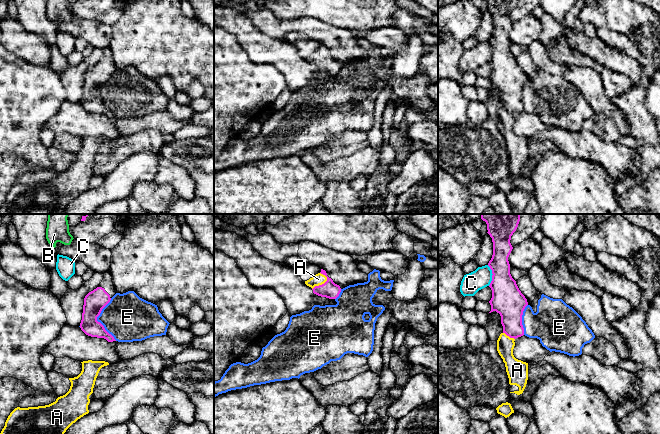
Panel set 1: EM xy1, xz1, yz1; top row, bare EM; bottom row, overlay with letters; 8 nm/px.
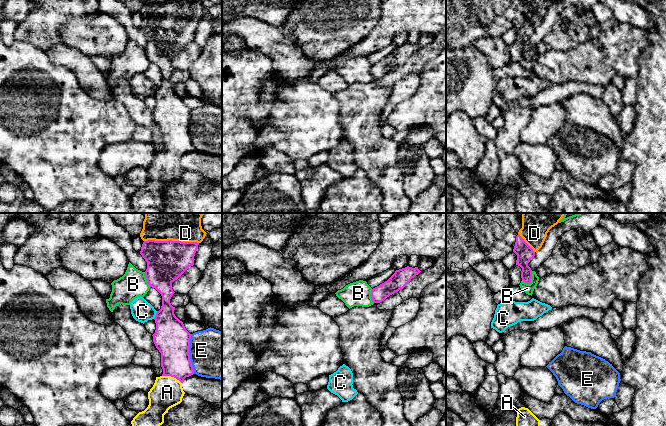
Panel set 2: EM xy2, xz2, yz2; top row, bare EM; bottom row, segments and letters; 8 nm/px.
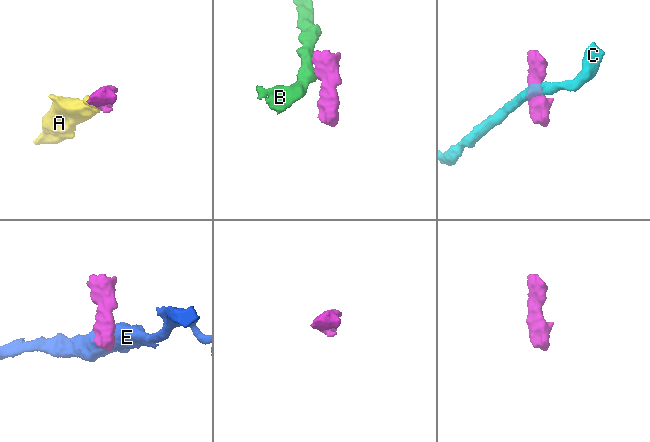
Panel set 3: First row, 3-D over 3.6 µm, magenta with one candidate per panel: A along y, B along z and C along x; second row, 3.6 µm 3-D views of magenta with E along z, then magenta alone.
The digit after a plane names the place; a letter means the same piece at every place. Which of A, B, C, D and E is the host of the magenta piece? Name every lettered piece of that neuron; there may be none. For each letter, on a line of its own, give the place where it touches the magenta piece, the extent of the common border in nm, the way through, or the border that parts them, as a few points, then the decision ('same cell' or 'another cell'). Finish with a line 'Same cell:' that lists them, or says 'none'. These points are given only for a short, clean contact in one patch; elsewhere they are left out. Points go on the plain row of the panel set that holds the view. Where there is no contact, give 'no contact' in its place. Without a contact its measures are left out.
A: meets magenta in xz1 at (322, 60); contact 160 nm long; runs through xz1 (329, 65), (322, 60), (318, 55); same cell
B: meets magenta in yz2 at (531, 54); contact 120 nm long; another cell
C: meets magenta in yz1 at (492, 51); contact 170 nm long; border along yz1 (487, 41), (492, 50), (492, 56), (489, 61); another cell
D: meets magenta in xy2 at (171, 16); contact 440 nm long; same cell
E: meets magenta in xy1 at (96, 95); contact 340 nm long; another cell
Same cell: A, D

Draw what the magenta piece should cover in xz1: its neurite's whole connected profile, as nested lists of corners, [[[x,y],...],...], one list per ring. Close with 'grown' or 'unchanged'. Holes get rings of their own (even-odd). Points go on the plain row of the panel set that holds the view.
[[[323,45],[320,49],[305,57],[305,60],[312,64],[314,70],[329,75],[336,75],[341,68],[340,62],[335,60]]]; grown

